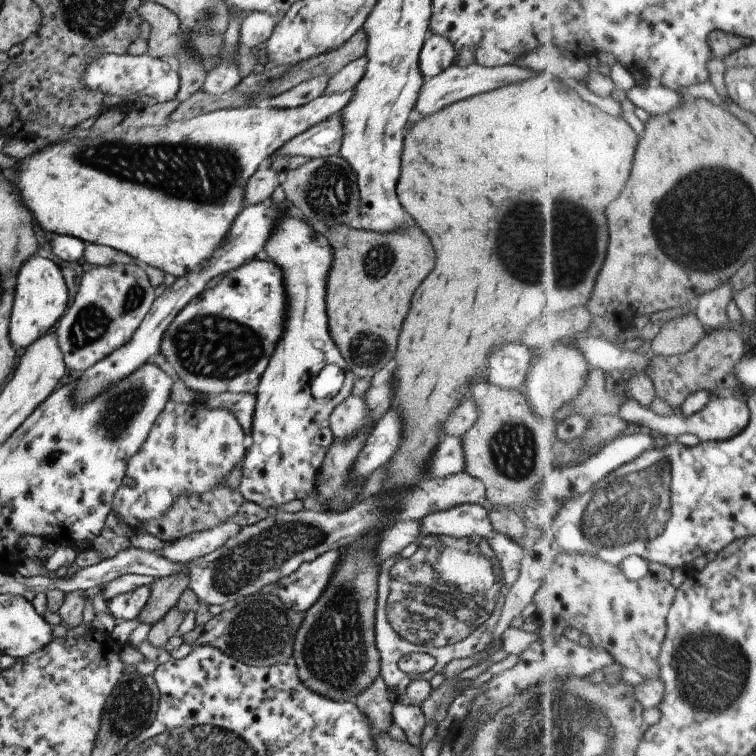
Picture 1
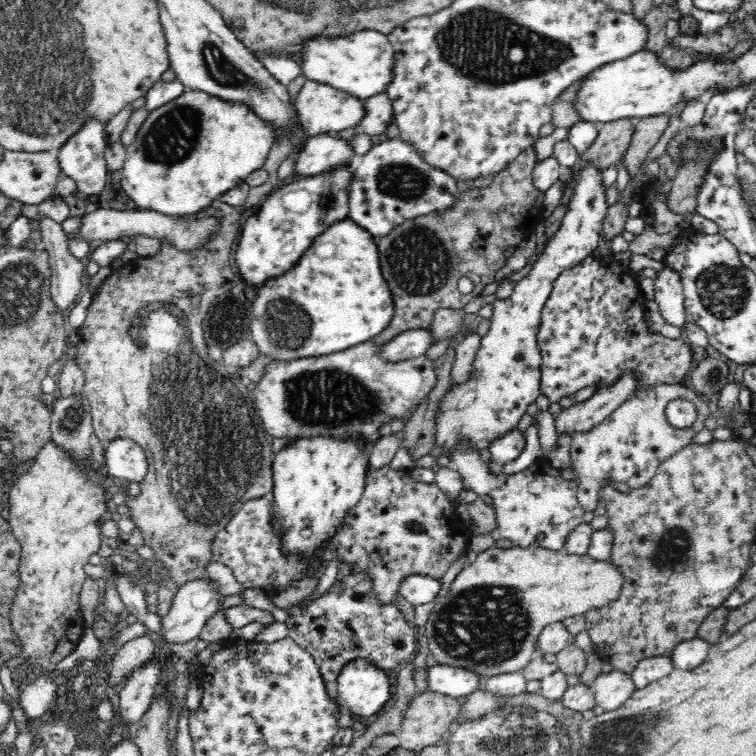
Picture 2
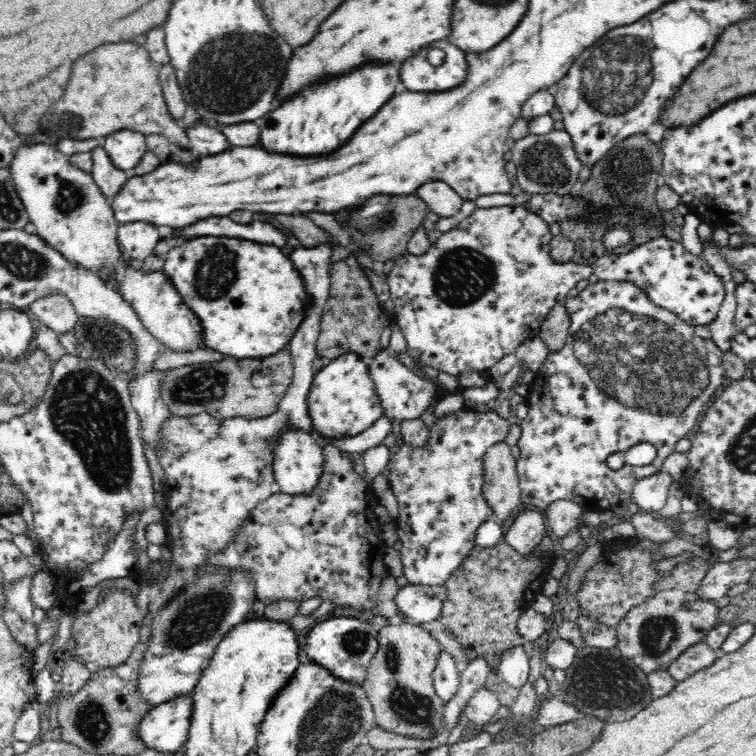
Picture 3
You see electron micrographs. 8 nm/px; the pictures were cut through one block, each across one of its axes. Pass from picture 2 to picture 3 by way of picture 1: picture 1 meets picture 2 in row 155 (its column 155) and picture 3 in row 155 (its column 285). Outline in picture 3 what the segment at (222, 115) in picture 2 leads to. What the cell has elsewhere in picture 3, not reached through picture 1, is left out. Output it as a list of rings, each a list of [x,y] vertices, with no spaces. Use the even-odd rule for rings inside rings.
[[[125,129],[102,138],[101,146],[116,168],[131,173],[131,168],[134,168],[148,152],[145,139],[146,135]]]

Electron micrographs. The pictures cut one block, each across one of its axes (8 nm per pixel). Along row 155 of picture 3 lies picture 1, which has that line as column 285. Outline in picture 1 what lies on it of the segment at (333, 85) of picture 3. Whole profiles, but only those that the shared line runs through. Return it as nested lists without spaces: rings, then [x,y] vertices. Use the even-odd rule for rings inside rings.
[[[256,257],[226,273],[215,286],[200,292],[176,314],[162,338],[160,353],[176,370],[178,378],[195,393],[254,393],[284,332],[288,304],[282,270],[272,260],[264,261]]]

